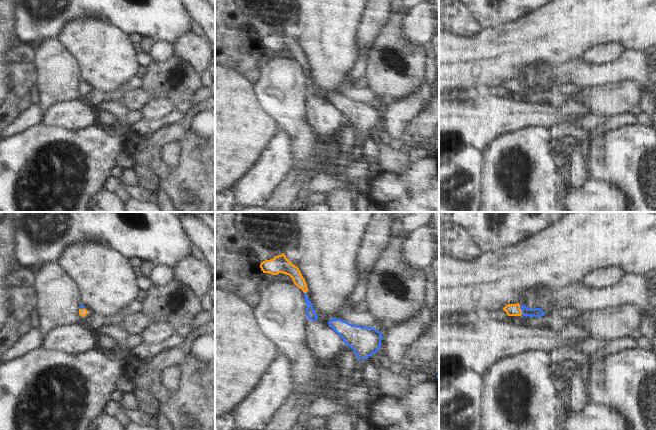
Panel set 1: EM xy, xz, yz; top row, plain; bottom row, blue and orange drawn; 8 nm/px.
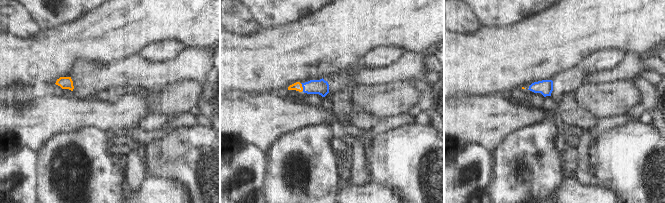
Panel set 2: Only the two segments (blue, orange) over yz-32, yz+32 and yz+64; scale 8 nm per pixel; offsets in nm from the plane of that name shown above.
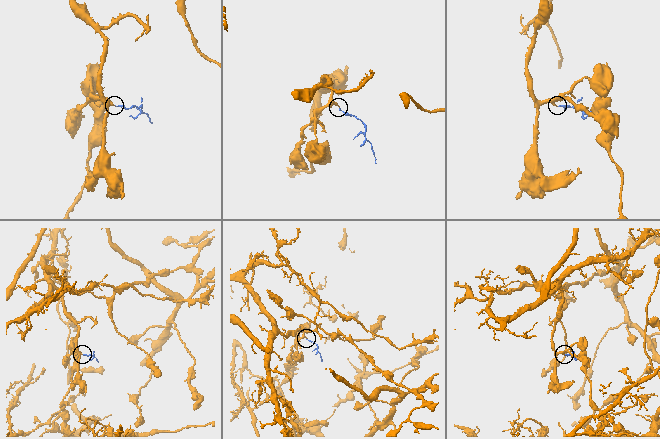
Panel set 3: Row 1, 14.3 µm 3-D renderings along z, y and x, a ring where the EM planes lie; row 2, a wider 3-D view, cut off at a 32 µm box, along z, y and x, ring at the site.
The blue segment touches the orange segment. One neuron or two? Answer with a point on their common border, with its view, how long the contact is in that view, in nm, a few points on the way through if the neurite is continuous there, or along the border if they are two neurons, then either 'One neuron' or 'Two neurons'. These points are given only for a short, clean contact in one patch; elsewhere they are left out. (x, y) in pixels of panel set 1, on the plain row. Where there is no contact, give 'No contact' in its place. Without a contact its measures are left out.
Touches blue at yz (521, 86). Shared border 80 nm. Path across: yz (537, 88), (521, 86), (512, 85). One neuron.

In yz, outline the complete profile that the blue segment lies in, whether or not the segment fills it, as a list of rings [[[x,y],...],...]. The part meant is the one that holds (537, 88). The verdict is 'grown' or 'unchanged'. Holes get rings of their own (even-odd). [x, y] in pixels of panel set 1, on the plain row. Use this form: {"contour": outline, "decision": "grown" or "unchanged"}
{"contour": [[[509,80],[506,81],[503,86],[507,89],[508,92],[530,92],[530,93],[541,93],[544,92],[545,89],[540,84],[529,85],[524,81],[517,80]]], "decision": "grown"}

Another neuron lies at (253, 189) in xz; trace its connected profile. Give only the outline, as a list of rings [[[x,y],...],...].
[[[279,130],[260,158],[231,188],[235,194],[236,210],[263,207],[291,171],[292,165],[291,141],[285,131]]]

